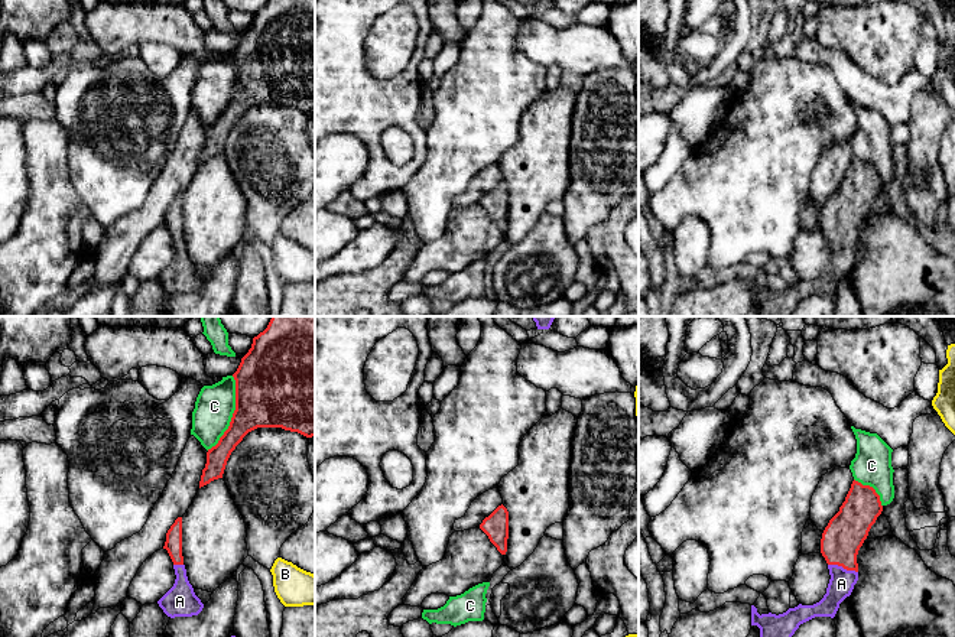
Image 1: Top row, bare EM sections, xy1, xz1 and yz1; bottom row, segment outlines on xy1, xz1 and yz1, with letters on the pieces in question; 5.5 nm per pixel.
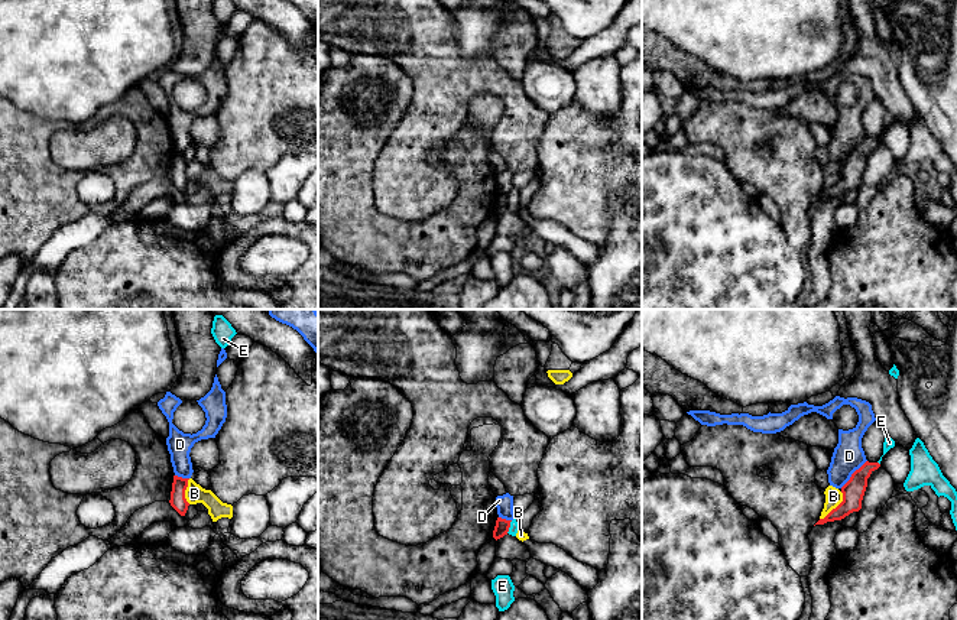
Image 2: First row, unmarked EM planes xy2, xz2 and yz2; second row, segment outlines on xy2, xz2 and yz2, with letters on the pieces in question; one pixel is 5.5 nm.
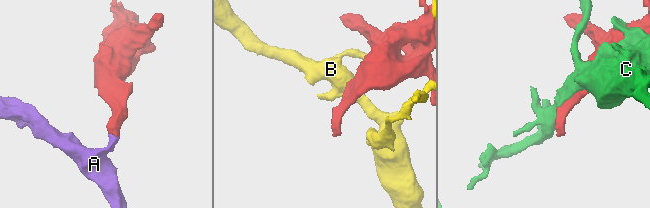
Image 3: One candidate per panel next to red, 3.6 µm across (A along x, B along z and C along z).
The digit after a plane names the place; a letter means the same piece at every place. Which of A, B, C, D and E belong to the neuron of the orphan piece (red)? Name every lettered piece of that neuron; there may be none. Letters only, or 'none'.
A

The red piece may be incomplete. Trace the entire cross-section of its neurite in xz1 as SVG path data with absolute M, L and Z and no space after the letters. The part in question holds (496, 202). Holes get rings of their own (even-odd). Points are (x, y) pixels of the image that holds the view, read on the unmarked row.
M503 181L483 196L480 205L488 212L497 227L501 231L506 231L509 215L509 188Z

